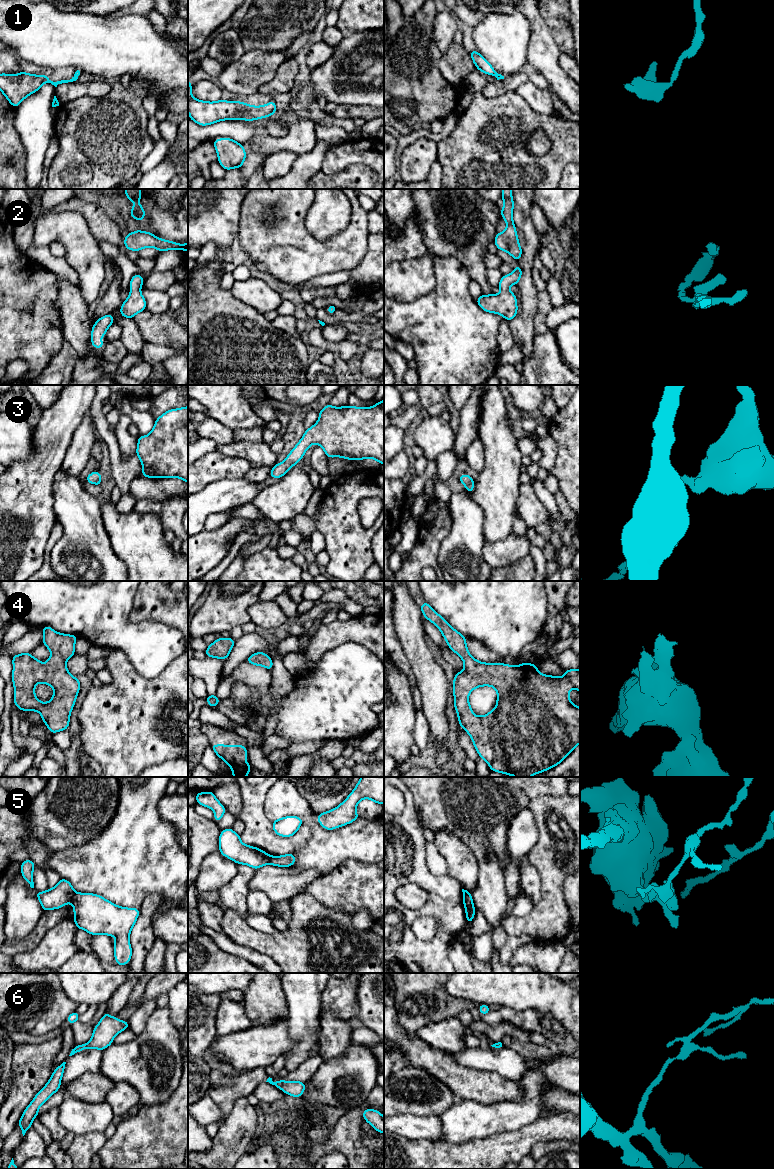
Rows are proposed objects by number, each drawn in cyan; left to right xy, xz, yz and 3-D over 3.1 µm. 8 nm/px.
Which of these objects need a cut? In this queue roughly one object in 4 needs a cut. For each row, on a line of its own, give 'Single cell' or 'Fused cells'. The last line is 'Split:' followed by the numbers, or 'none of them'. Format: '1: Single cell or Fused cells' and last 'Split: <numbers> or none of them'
1: Single cell
2: Single cell
3: Single cell
4: Single cell
5: Fused cells
6: Single cell
Split: 5

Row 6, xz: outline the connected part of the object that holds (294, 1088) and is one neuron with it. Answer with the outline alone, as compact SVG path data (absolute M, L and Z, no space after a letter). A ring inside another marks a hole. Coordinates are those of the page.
M268 1078L266 1082L274 1085L277 1088L280 1088L287 1095L299 1098L305 1091L305 1082L300 1081L283 1081L279 1080L273 1082L272 1078Z

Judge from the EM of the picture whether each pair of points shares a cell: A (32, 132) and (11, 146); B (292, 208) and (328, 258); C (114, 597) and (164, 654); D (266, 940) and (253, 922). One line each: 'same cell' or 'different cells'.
A: different cells
B: same cell
C: same cell
D: different cells

